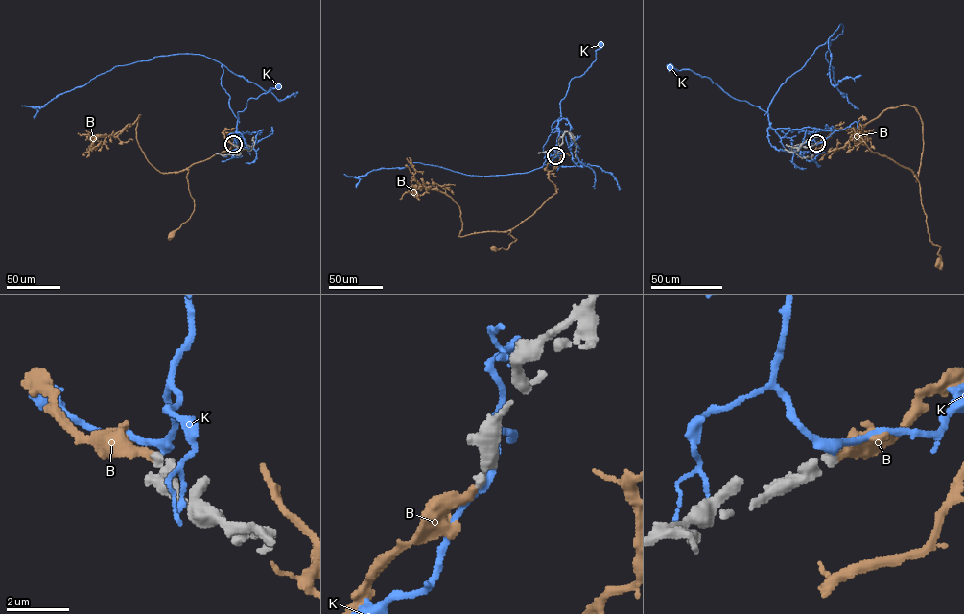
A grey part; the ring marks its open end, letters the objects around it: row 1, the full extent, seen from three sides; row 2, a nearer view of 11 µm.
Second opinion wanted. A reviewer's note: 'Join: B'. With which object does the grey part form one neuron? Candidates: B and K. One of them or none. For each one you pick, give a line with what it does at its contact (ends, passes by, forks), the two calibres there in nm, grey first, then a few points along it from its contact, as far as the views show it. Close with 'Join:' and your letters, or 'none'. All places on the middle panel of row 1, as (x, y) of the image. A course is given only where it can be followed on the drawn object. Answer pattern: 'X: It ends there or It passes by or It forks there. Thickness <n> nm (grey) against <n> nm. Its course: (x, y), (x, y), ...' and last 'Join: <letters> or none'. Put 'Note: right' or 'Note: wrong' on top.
Note: right
B: It ends there. Thickness 240 nm (grey) against 300 nm. Its course: (555, 155), (545, 169), (556, 193), (509, 230), (508, 234), (516, 239), (508, 247), (494, 247)
Join: B

